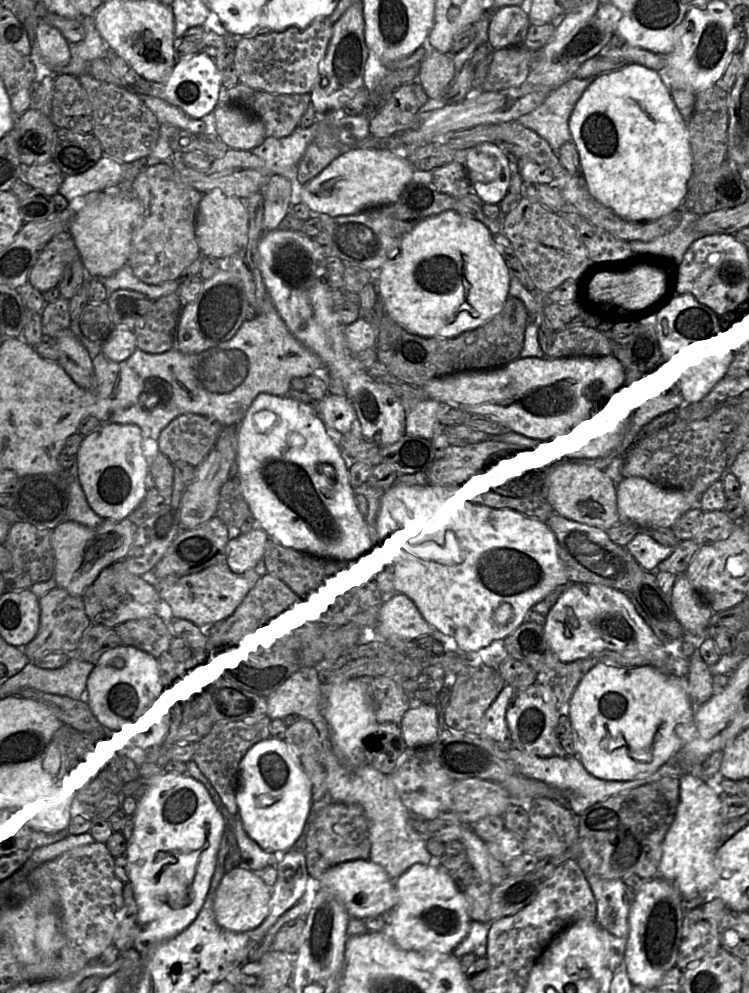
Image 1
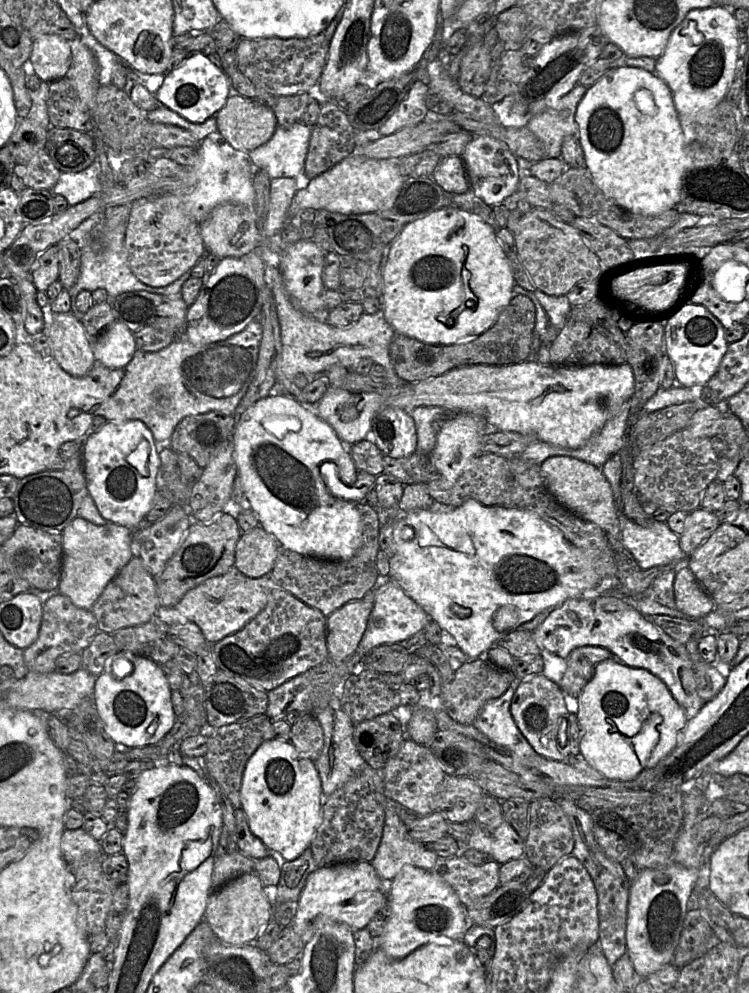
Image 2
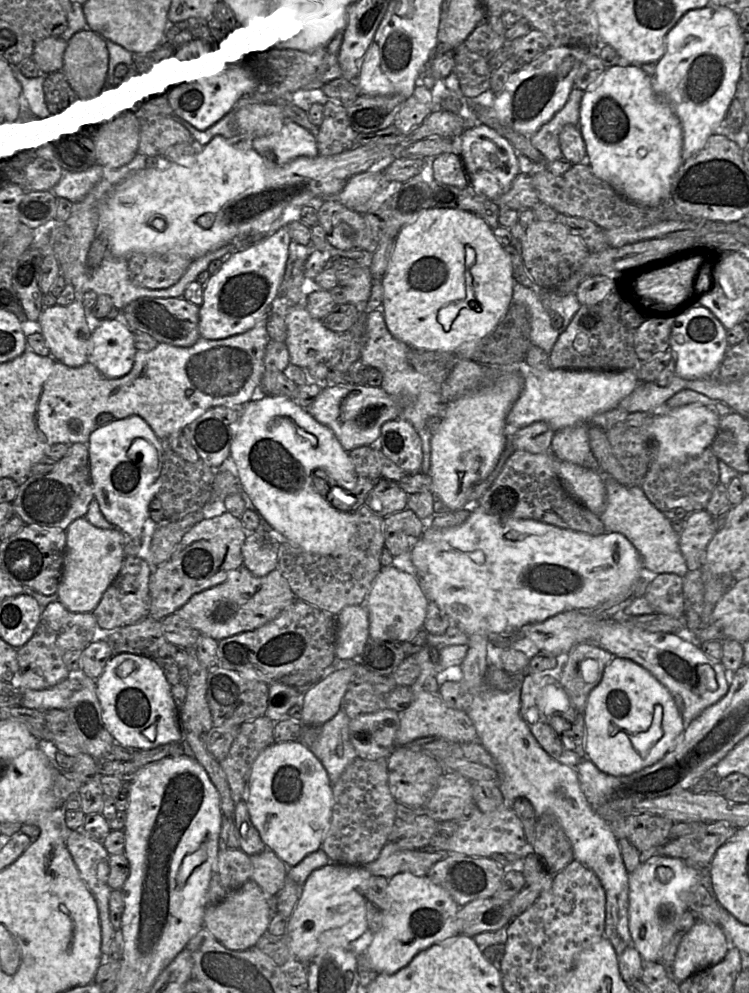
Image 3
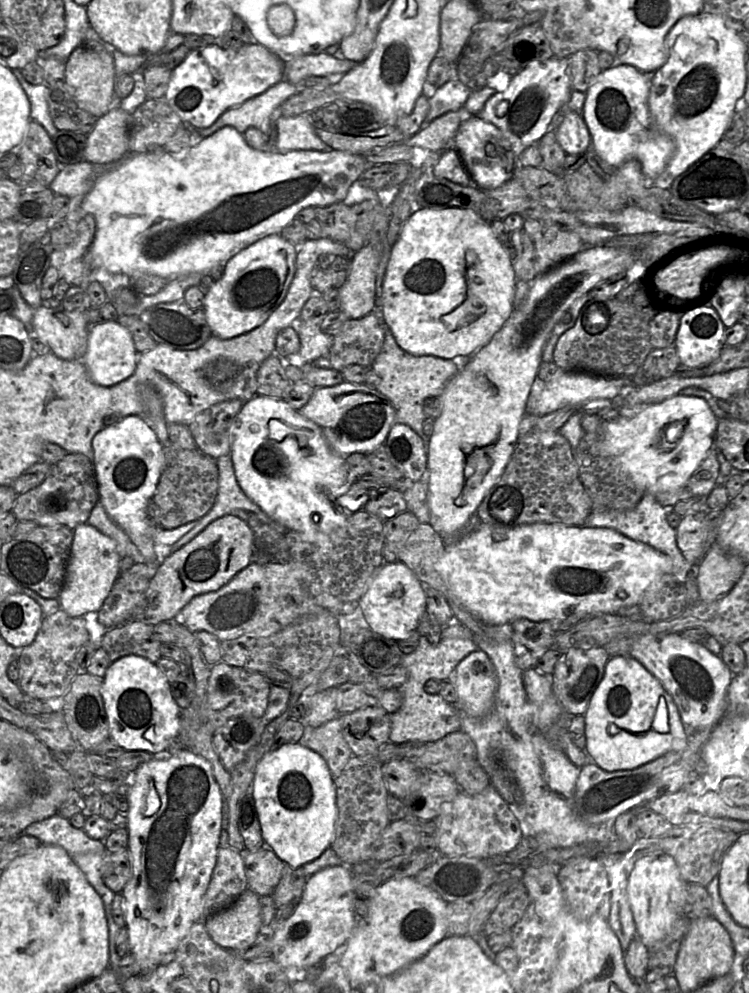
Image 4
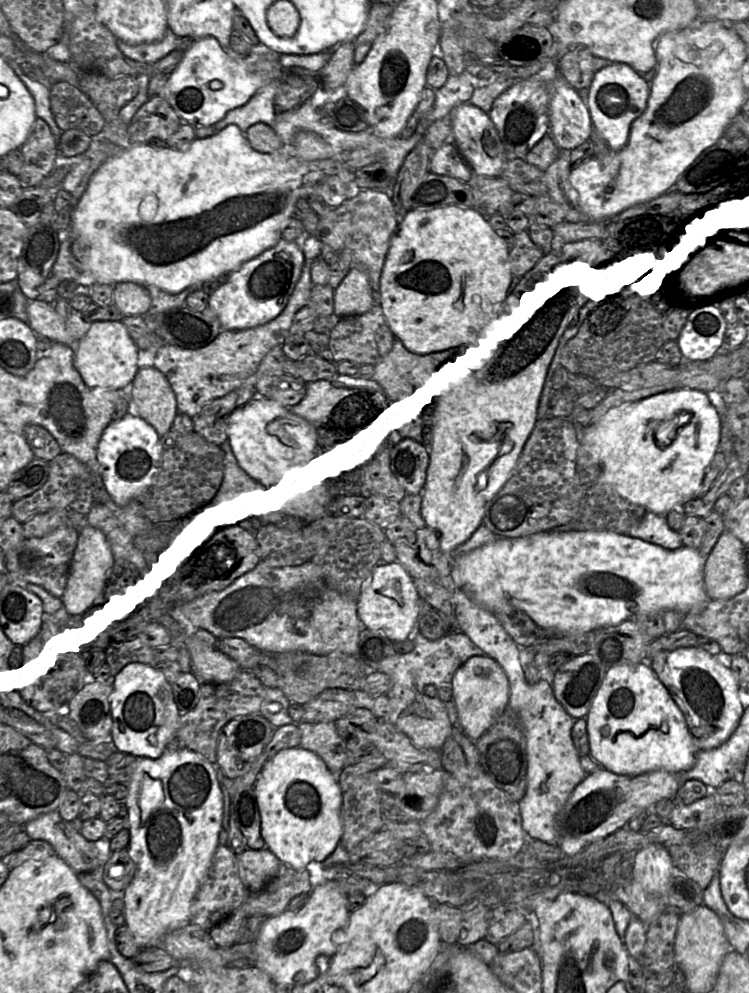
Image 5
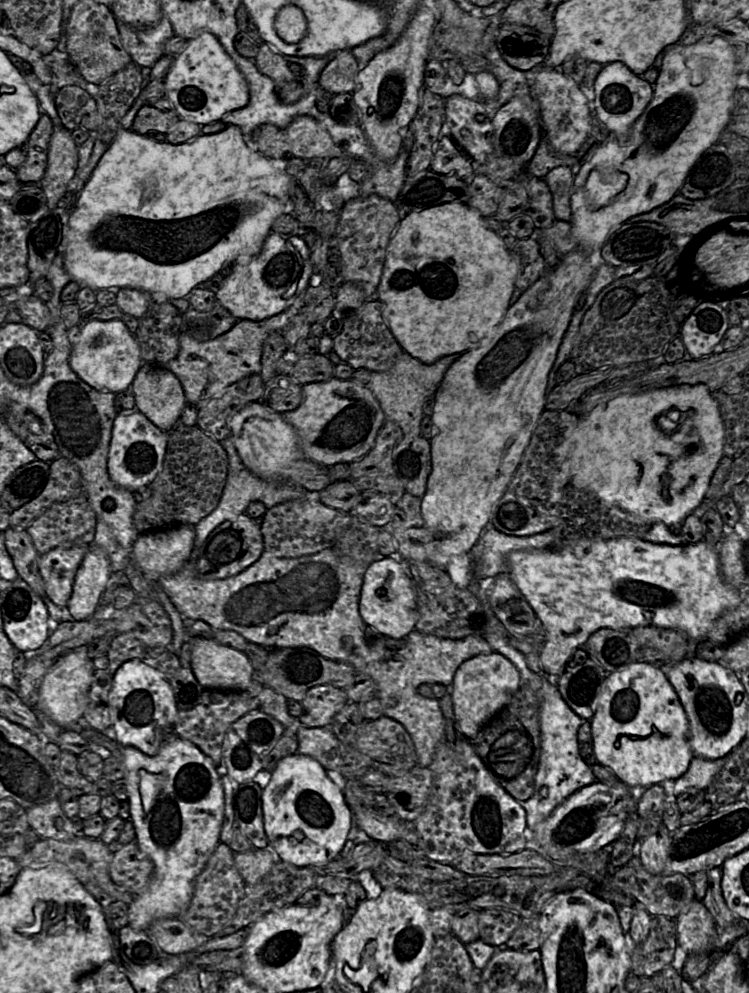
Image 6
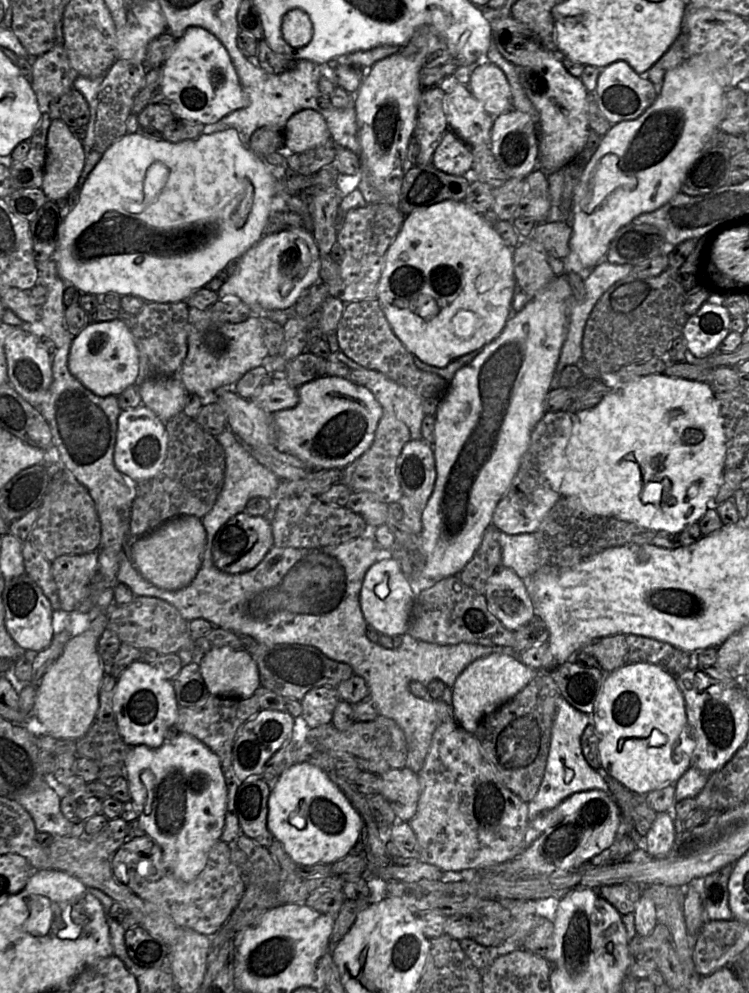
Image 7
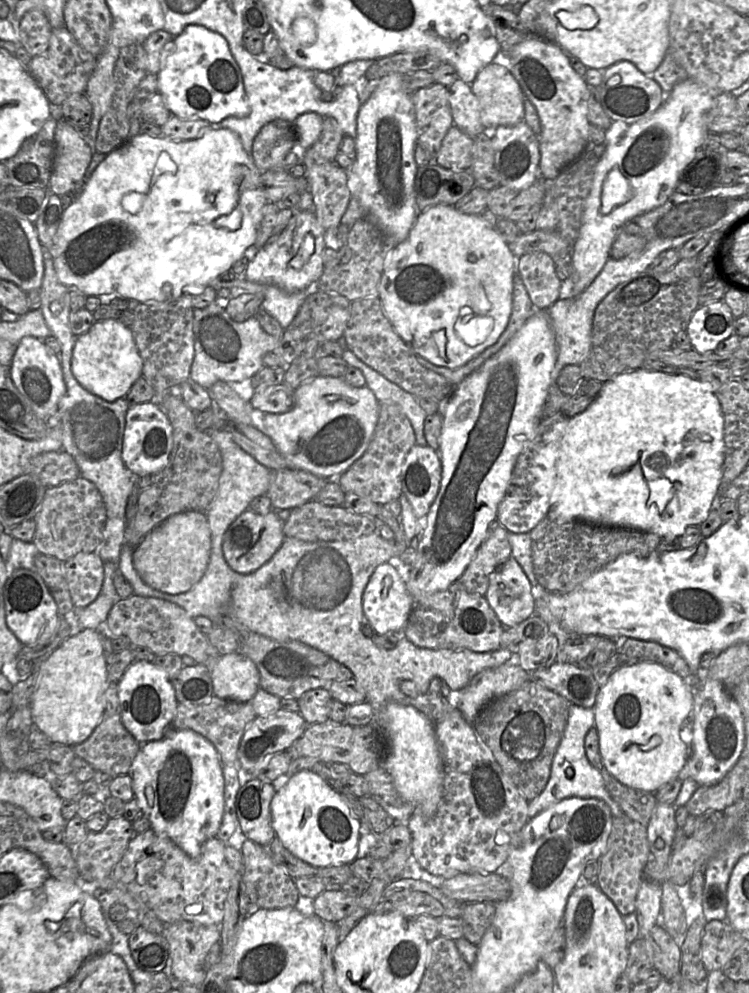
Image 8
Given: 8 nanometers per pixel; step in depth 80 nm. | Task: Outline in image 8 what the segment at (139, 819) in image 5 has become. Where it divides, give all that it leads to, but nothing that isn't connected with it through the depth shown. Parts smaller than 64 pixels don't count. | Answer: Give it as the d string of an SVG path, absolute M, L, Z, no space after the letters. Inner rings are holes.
M168 728L161 740L142 744L132 763L129 775L132 778L134 798L143 815L150 821L150 829L165 834L191 858L199 857L205 842L217 836L225 804L222 768L215 746L190 729Z

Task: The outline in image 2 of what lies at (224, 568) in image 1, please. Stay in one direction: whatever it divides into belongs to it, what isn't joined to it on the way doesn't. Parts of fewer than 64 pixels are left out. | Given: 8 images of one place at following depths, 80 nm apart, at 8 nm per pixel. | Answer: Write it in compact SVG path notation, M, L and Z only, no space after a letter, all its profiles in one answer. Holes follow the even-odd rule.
M235 566L227 573L207 579L188 591L176 604L176 611L195 623L210 644L241 630L266 606L271 593L277 588L271 573L259 578L250 578Z

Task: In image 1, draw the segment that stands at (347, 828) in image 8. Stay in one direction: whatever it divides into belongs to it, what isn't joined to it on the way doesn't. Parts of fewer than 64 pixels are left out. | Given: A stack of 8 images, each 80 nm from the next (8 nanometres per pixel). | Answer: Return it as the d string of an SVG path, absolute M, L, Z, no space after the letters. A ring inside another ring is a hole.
M269 737L247 751L240 764L236 800L246 832L265 850L285 853L295 845L304 828L308 833L311 782L284 739Z

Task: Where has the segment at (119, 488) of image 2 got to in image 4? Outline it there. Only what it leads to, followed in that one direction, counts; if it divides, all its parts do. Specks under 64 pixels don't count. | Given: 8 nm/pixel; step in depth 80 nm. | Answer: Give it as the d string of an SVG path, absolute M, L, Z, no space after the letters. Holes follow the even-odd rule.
M129 415L96 433L92 439L92 449L99 502L137 546L145 559L144 563L154 565L156 569L160 553L154 550L147 507L156 493L164 468L163 445L143 416Z

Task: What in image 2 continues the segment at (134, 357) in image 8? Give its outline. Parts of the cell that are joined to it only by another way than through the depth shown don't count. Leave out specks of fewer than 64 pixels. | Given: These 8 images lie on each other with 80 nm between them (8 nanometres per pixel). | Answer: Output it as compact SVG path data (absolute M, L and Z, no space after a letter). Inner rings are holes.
M118 321L102 332L93 344L94 358L111 369L125 367L136 350L134 333Z

